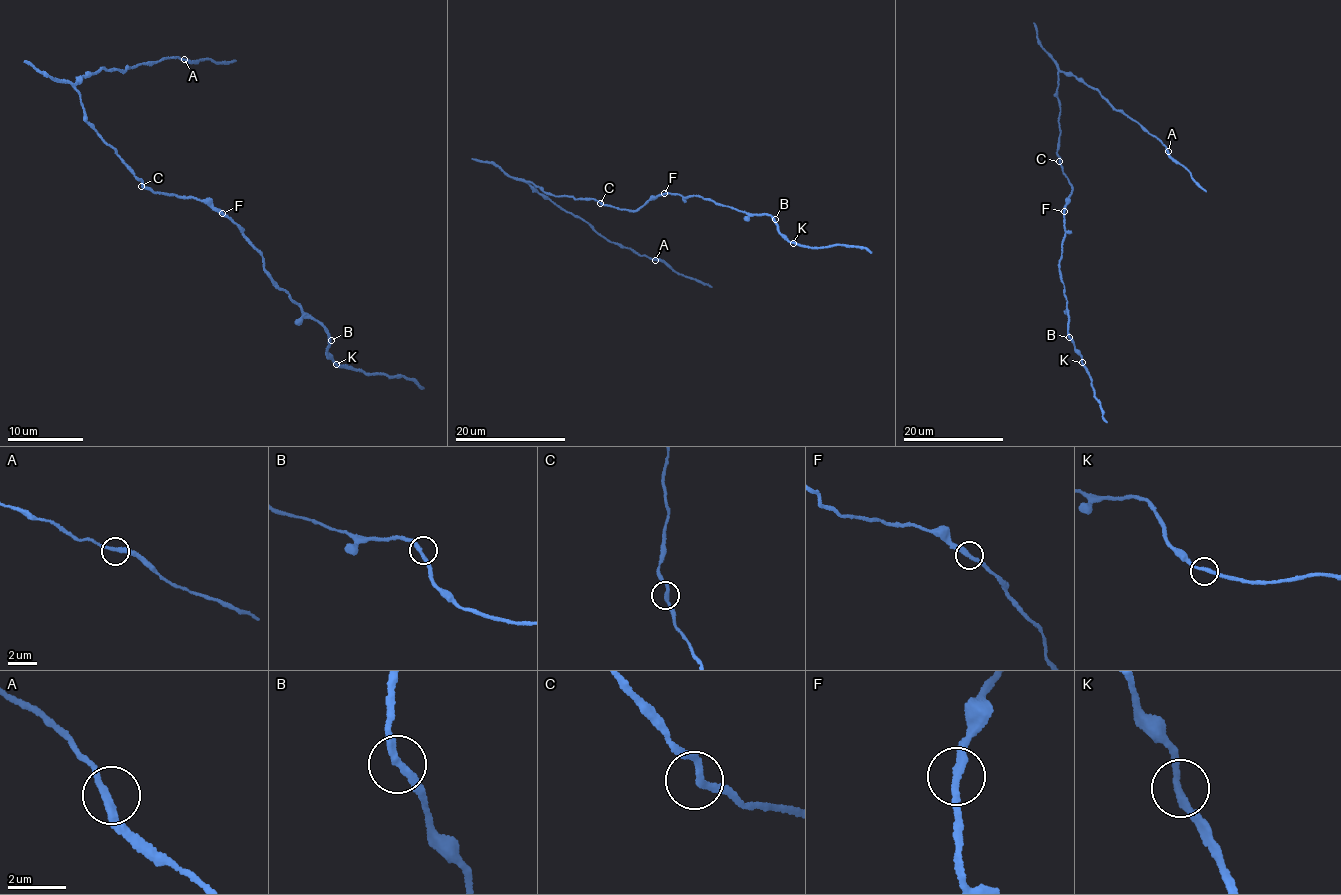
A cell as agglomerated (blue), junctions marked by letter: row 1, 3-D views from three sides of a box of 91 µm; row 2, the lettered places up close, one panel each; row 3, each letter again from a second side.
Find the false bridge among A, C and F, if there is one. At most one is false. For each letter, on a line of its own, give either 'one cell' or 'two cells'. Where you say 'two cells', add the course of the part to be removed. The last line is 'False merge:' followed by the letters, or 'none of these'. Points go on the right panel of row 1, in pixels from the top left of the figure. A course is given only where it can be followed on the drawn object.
A: one cell
C: one cell
F: two cells; course (1064, 212), (1059, 267), (1068, 328), (1107, 422)
False merge: F

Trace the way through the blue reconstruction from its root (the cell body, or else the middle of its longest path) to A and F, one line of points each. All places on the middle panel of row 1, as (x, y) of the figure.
A: (601, 204), (590, 197), (555, 196), (531, 181), (527, 182), (613, 243), (655, 260)
F: (601, 204), (635, 210), (649, 199), (664, 194)

